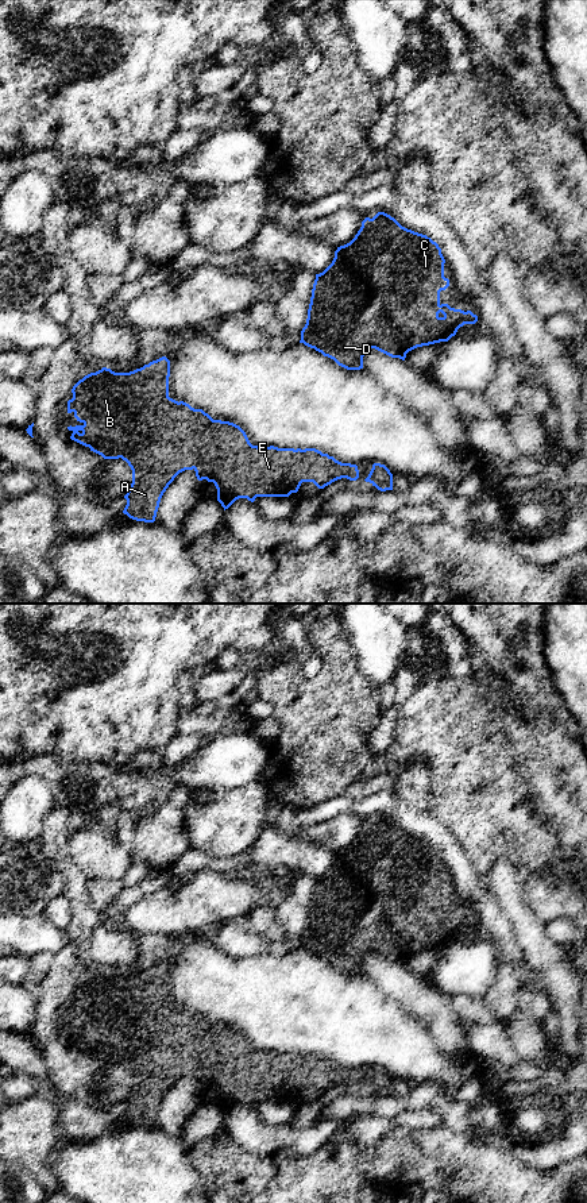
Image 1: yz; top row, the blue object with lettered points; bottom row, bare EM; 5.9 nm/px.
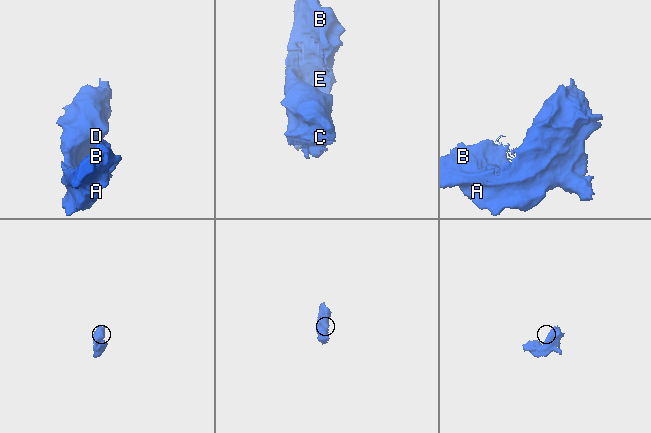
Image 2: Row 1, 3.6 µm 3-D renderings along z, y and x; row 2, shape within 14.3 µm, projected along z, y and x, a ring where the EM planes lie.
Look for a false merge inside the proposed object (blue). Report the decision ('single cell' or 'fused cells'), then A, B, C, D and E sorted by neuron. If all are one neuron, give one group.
single cell | A B C D E

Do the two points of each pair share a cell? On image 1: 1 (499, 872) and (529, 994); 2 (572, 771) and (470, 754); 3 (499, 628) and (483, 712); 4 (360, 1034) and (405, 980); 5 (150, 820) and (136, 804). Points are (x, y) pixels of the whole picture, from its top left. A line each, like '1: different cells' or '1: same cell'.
1: different cells
2: different cells
3: same cell
4: different cells
5: different cells

